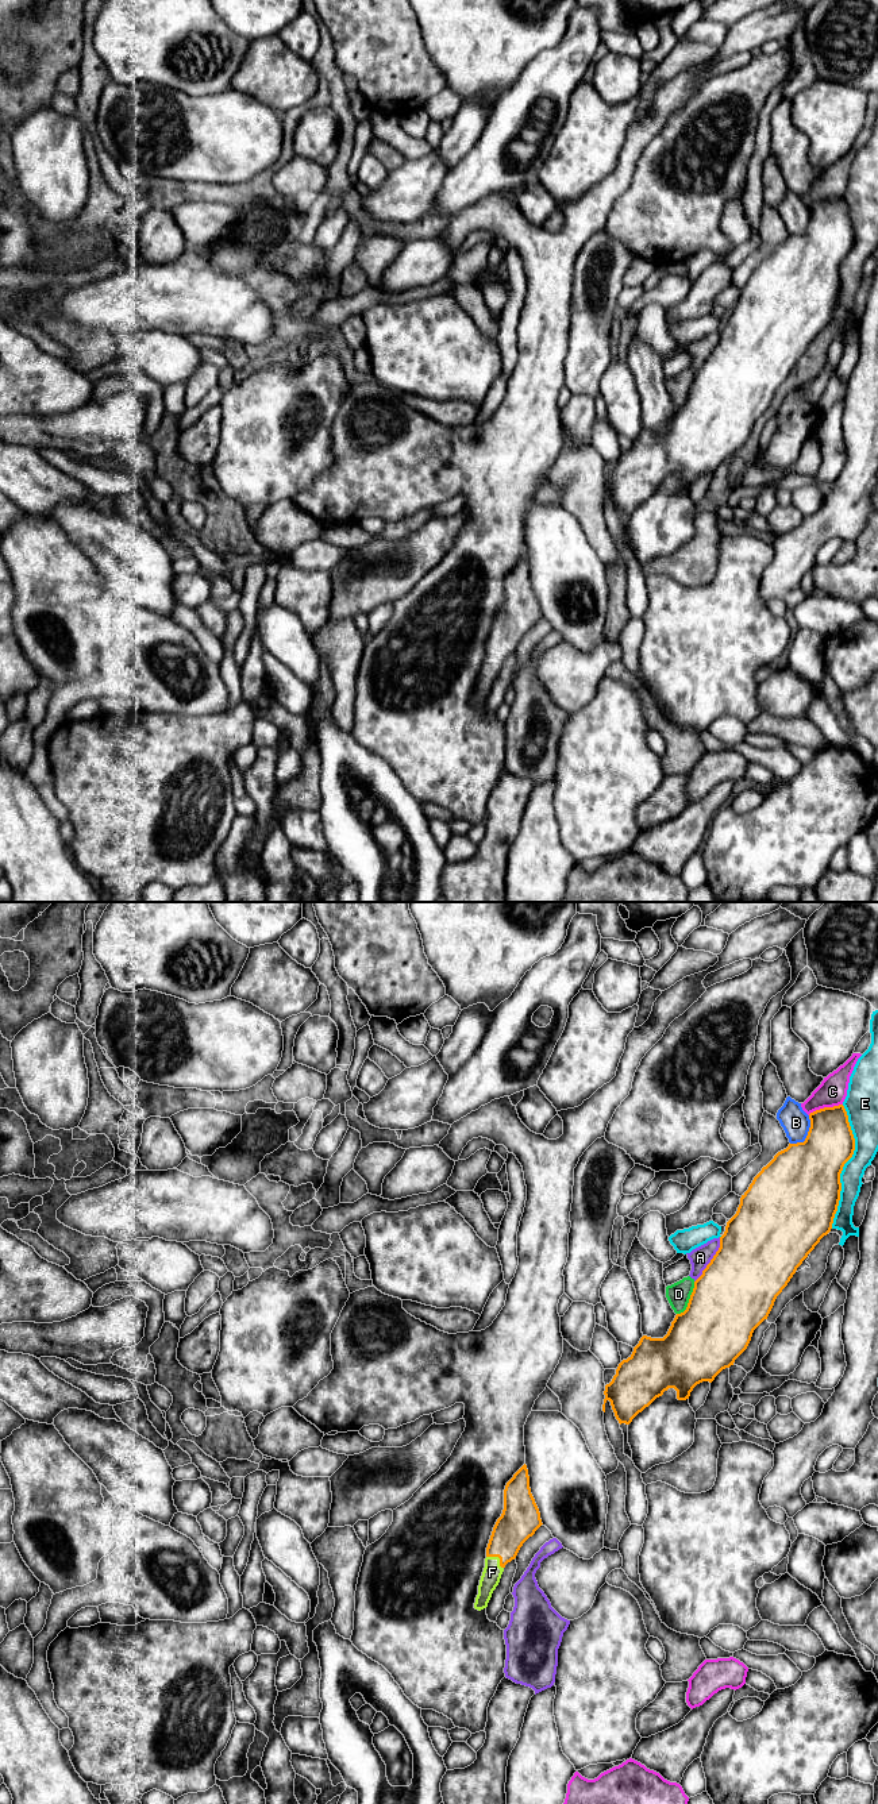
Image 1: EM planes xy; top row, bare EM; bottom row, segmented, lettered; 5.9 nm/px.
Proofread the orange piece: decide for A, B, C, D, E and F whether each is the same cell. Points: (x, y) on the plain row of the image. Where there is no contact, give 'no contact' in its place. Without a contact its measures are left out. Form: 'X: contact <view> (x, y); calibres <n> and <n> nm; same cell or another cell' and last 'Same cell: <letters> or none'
A: contact xy (711, 353); calibres 460 and 120 nm; another cell
B: contact xy (808, 227); calibres 420 and 170 nm; another cell
C: contact xy (824, 200); calibres 300 and 170 nm; another cell
D: contact xy (689, 392); calibres 460 and 140 nm; another cell
E: contact xy (843, 258); calibres 440 and 150 nm; another cell
F: contact xy (497, 648); calibres 220 and 110 nm; same cell
Same cell: F

